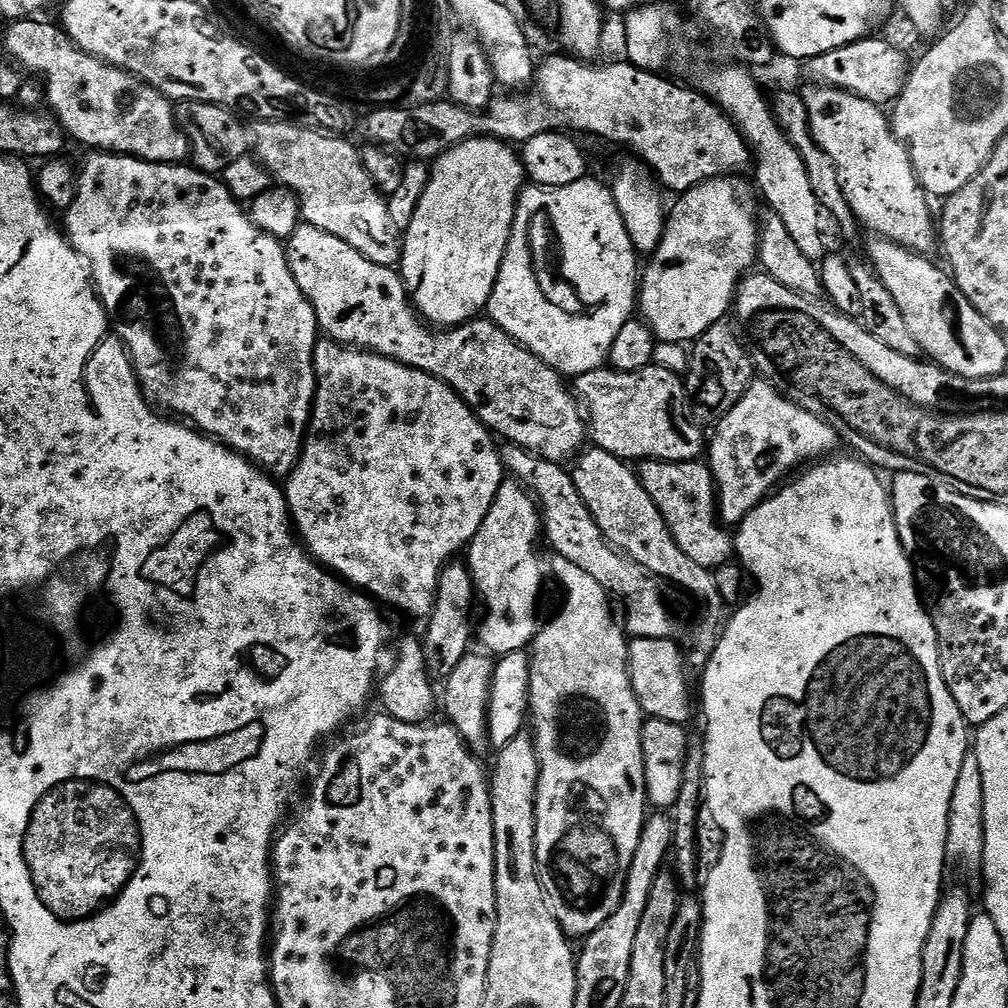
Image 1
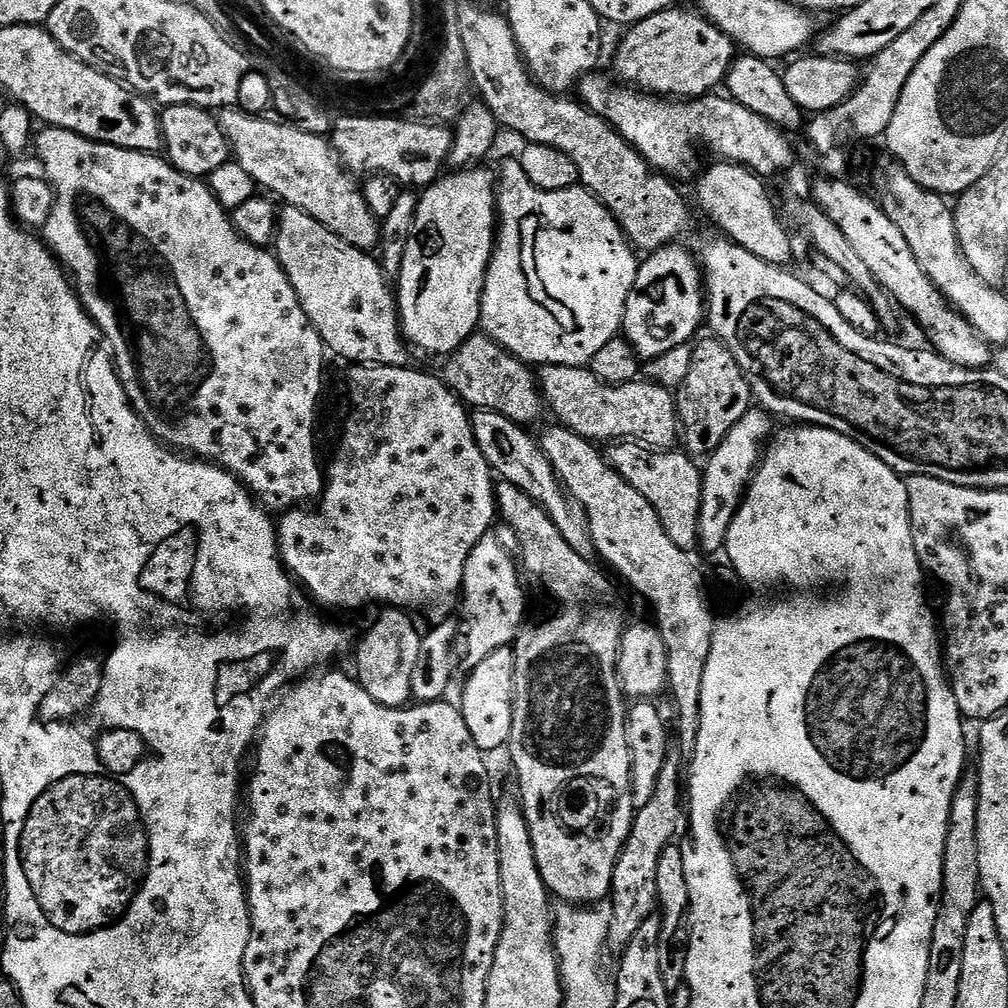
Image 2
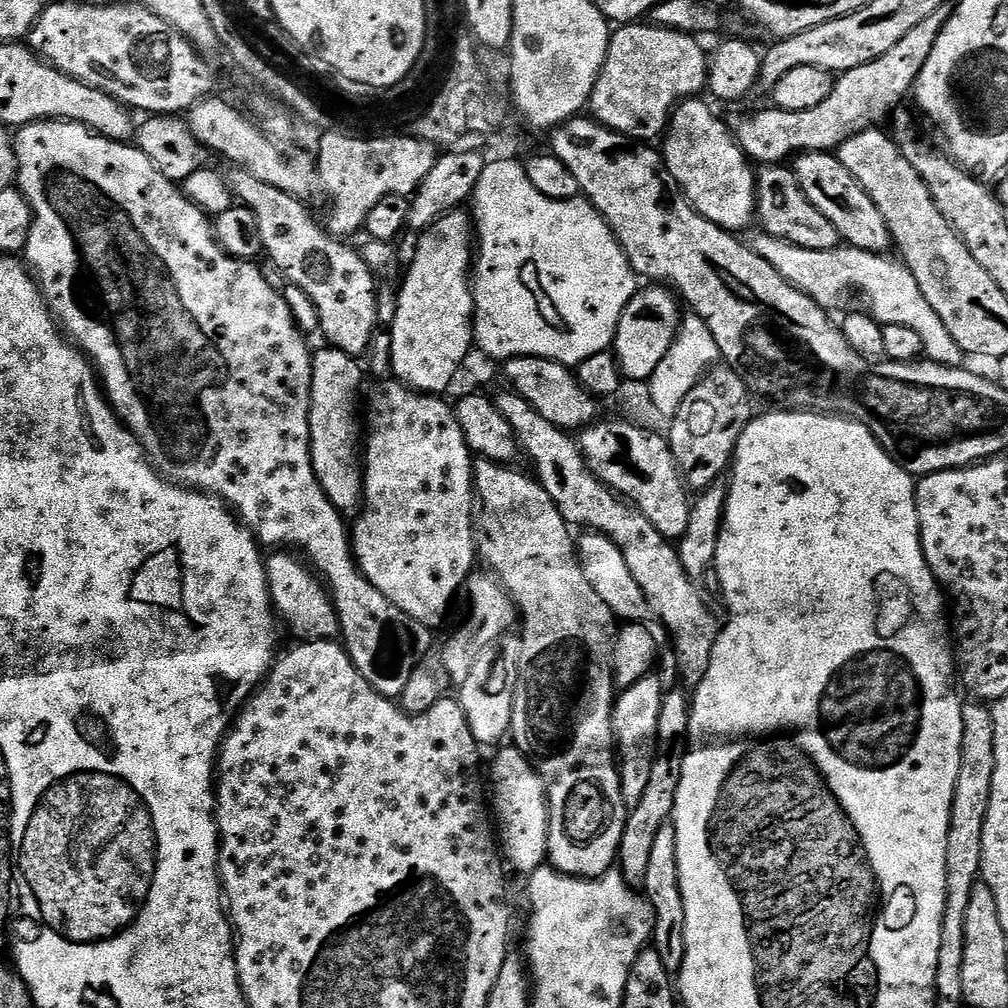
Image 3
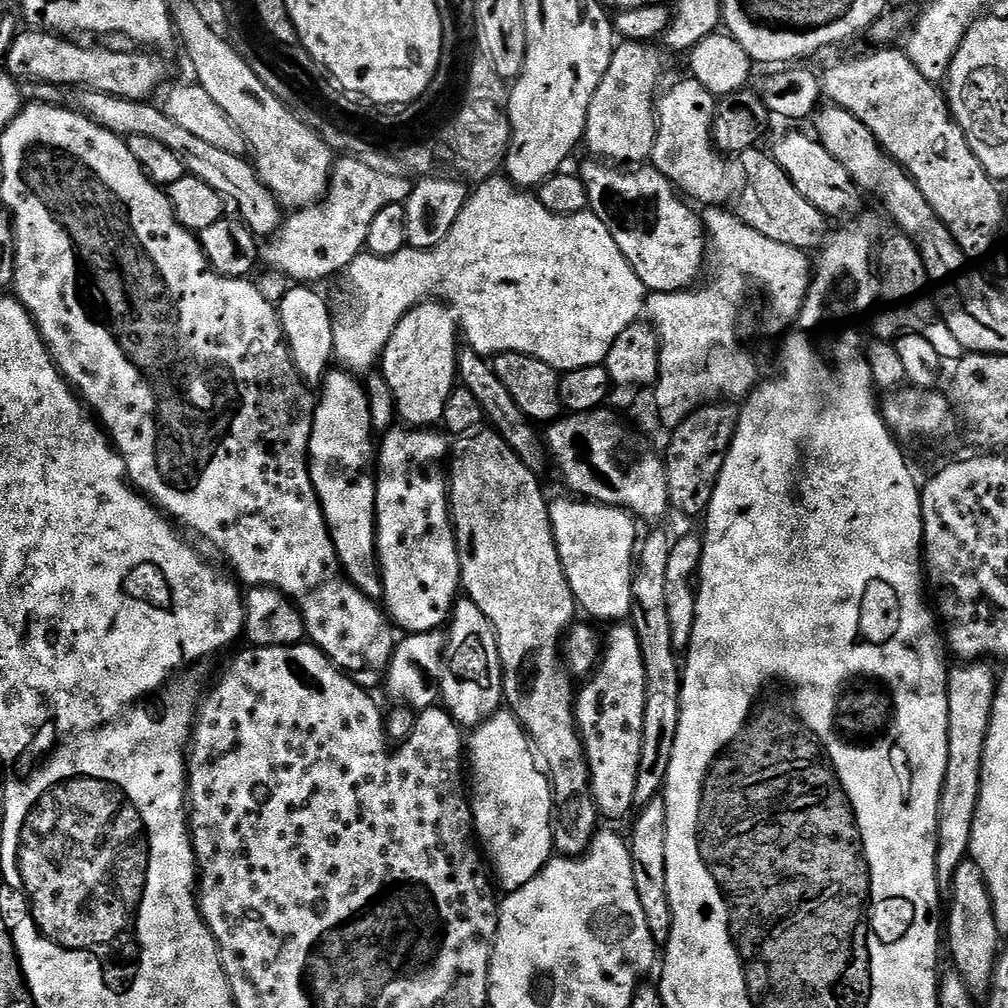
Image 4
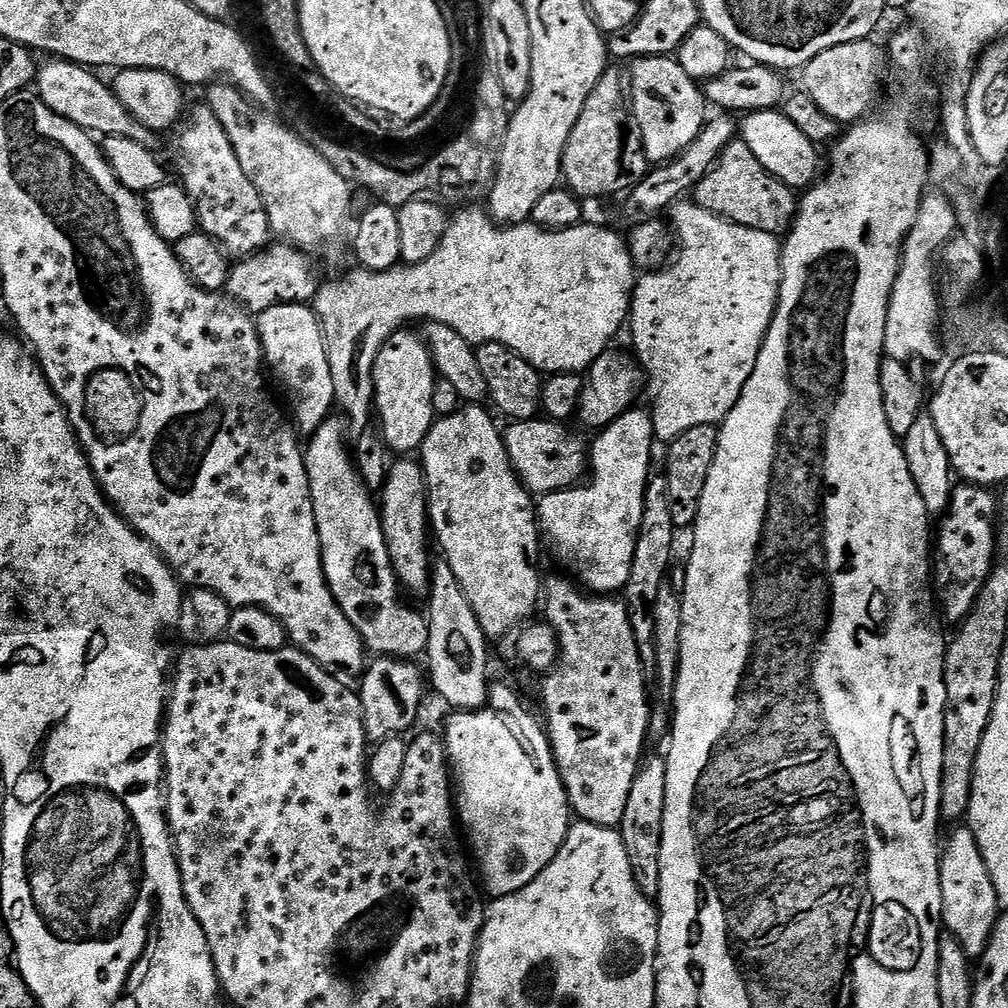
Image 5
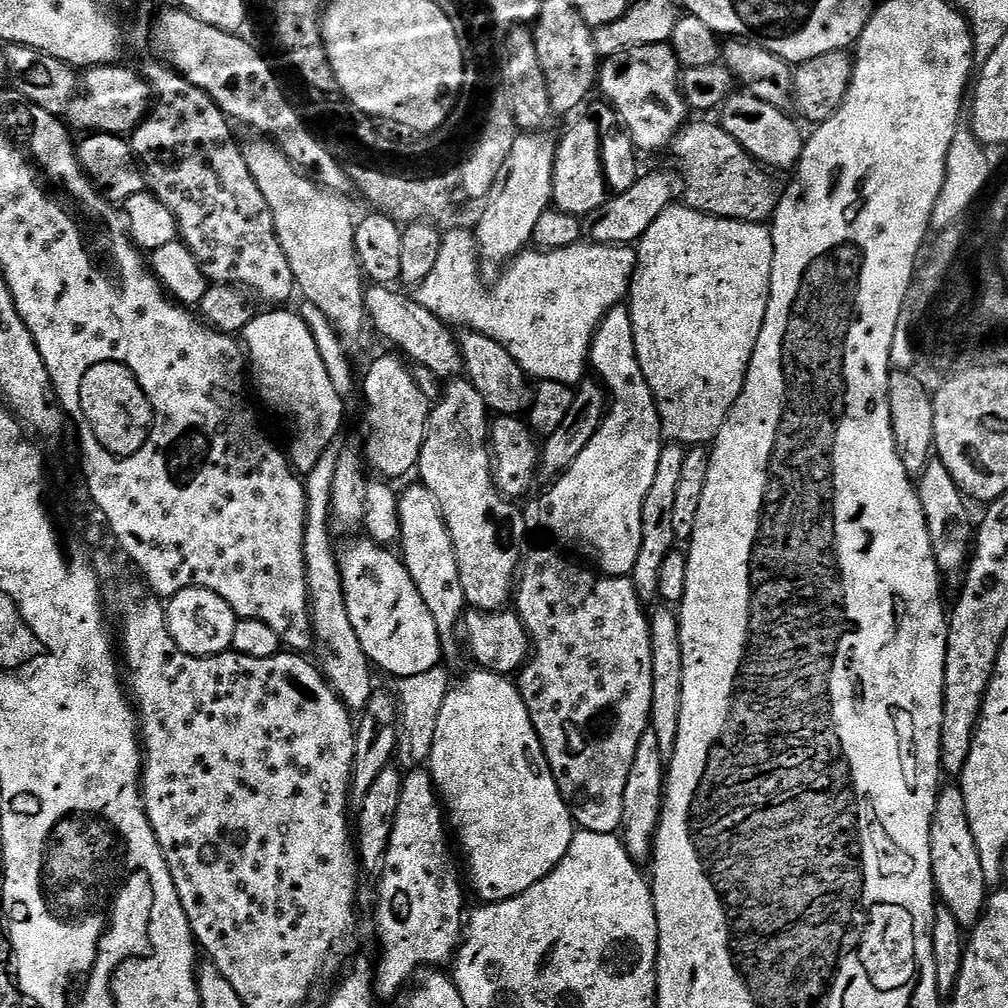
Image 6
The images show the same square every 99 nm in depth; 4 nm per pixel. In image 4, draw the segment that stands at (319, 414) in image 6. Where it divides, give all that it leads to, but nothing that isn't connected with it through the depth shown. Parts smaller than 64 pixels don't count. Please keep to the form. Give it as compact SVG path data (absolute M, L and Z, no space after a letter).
M292 286L292 289L278 300L278 311L284 341L288 344L298 374L305 384L316 386L324 379L326 369L333 363L336 347L332 333L333 309L328 309L327 302L312 288L315 287Z

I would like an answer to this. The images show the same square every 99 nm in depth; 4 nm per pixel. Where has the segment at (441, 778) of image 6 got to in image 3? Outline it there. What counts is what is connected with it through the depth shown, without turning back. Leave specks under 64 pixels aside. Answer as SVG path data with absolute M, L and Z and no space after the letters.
M507 747L499 749L501 752L497 754L496 765L492 768L490 792L496 795L494 820L507 863L511 867L513 864L523 874L531 874L545 863L548 855L548 794L532 763L516 747Z

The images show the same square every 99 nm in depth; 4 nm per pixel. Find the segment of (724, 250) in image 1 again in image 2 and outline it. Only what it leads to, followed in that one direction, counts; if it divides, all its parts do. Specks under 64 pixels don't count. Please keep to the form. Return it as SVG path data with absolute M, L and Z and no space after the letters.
M665 246L651 253L636 270L636 287L626 302L623 335L647 362L688 344L706 320L706 281L701 265L680 246Z

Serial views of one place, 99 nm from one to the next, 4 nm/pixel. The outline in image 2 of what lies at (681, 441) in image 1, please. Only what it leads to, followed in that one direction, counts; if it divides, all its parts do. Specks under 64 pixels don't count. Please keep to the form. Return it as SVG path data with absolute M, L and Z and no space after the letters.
M545 364L539 369L538 383L543 403L557 416L559 423L574 434L593 442L612 440L611 442L635 442L646 448L668 450L672 444L681 439L680 414L676 411L676 398L671 388L663 388L661 384L647 378L637 378L628 384L607 384L592 373L591 367L562 366L561 364Z

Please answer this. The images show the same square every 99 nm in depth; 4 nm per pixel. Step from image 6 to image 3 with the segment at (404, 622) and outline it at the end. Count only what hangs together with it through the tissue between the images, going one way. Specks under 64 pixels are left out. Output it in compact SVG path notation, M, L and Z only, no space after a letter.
M331 346L323 347L313 353L311 366L311 464L315 477L332 504L341 513L349 514L361 505L363 499L356 402L364 370L355 357Z

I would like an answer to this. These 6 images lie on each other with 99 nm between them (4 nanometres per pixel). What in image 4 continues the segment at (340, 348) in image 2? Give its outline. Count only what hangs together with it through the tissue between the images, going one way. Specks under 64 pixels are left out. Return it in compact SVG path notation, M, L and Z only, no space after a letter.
M85 88L79 93L75 107L90 117L98 126L110 130L121 138L129 136L145 136L154 138L154 142L162 142L162 146L170 146L174 154L184 164L185 173L197 176L206 182L225 201L236 203L239 219L257 238L271 238L282 223L282 206L274 198L274 194L260 180L253 161L238 154L226 154L226 150L218 150L218 146L210 146L210 142L202 142L202 138L182 130L174 118L165 114L163 108L148 100L131 100L118 98L114 94L102 94L92 88Z

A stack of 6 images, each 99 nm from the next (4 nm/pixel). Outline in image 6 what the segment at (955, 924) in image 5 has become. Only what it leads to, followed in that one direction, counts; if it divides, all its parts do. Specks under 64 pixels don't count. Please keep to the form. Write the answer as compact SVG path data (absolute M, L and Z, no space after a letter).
M958 786L941 787L936 797L936 809L930 826L930 866L939 903L944 904L954 918L958 918L961 928L975 928L984 914L990 886L986 882L986 874L982 874L982 862L978 858L978 846L974 846L974 834L970 834L964 791Z

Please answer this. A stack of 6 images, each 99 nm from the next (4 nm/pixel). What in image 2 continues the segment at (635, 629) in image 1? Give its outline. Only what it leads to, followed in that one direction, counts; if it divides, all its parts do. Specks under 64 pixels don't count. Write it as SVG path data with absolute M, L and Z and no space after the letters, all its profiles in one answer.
M477 409L471 413L471 417L475 441L478 442L479 449L482 450L483 457L486 458L493 473L501 481L518 486L518 490L522 490L534 503L542 506L542 510L546 510L554 526L558 526L558 534L566 538L574 554L585 558L591 557L594 552L592 536L588 532L584 514L576 507L572 497L565 492L553 464L541 451L539 441L534 436L531 437L523 425L516 424L497 412Z

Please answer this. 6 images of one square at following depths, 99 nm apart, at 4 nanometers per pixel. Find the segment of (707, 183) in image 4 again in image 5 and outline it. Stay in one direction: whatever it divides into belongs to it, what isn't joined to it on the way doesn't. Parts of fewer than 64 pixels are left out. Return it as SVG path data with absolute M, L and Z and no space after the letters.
M647 56L641 60L631 61L630 68L632 68L630 116L638 129L638 139L642 145L642 151L646 154L649 165L666 164L669 160L681 156L698 138L709 119L710 105L704 99L703 87L697 81L692 80L679 61L672 56Z

